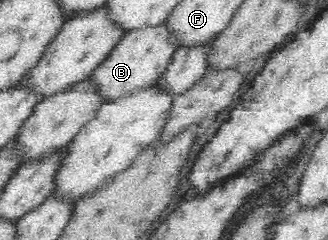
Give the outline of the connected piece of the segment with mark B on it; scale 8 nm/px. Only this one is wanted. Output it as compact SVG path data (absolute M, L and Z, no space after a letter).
M163 23L160 26L124 33L120 42L112 47L110 54L87 76L93 92L108 103L153 86L155 80L166 70L172 53L178 48L167 30Z

